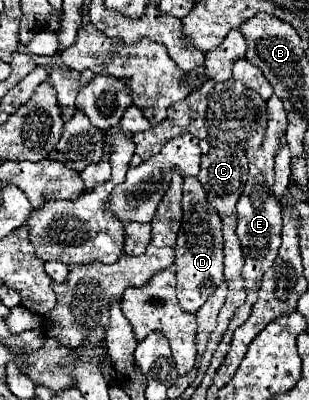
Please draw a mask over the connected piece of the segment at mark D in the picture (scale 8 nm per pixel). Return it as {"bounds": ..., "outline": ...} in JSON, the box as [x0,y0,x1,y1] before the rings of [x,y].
{"bounds":[175,177,223,313],"outline":[[[187,177],[183,183],[183,223],[175,245],[177,267],[177,299],[181,307],[195,313],[223,281],[223,235],[221,219],[215,207],[207,201],[197,177]]]}

